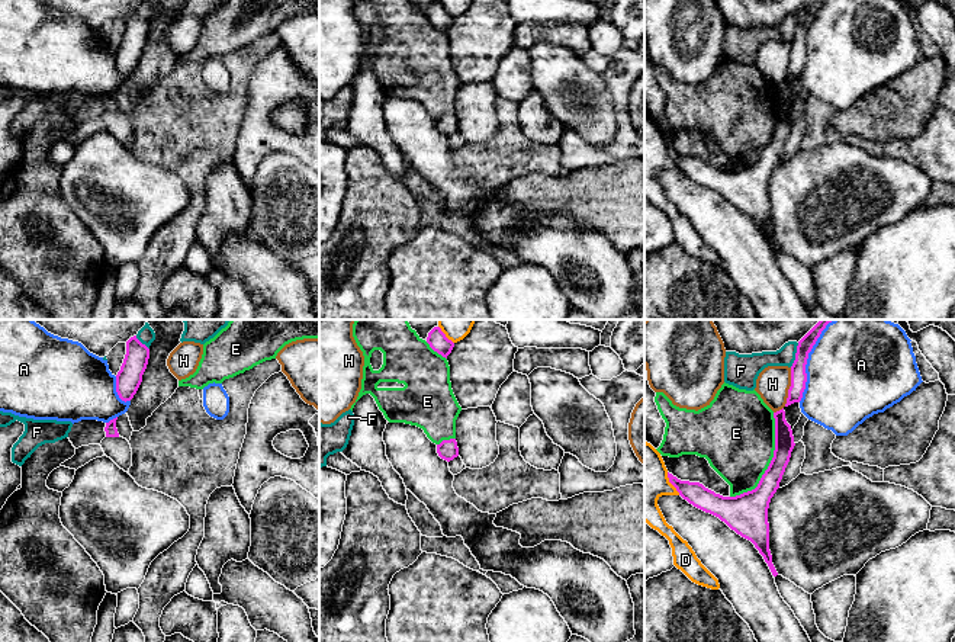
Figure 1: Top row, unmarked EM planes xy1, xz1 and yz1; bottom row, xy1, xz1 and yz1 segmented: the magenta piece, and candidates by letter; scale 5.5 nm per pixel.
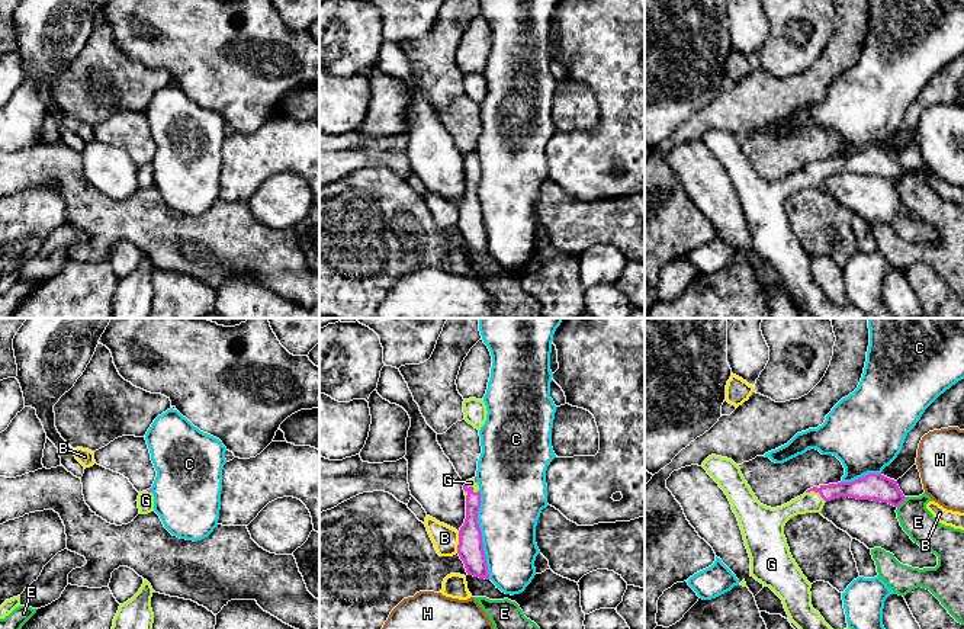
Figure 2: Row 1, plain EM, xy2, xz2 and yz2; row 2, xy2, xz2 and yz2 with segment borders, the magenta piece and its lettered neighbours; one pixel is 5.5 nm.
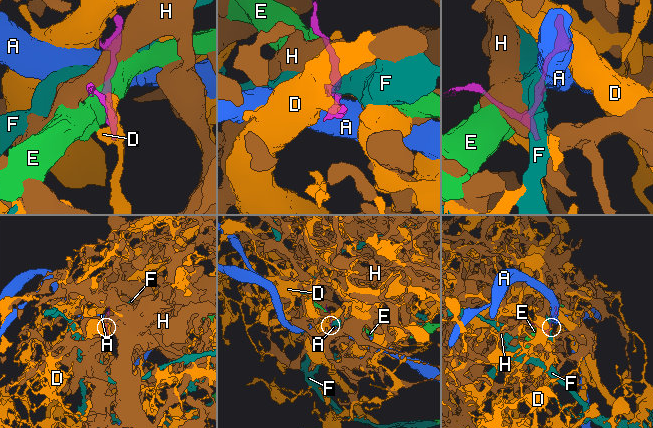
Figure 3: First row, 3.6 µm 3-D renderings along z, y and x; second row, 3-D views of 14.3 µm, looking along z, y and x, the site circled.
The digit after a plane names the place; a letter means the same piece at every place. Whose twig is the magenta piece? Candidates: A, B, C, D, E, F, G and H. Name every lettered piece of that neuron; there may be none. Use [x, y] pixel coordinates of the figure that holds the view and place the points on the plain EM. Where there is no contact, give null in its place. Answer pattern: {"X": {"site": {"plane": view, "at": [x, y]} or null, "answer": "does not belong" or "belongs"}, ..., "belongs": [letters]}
{"A": {"site": {"plane": "yz1", "at": [806, 38]}, "answer": "does not belong"}, "B": {"site": {"plane": "xz2", "at": [459, 217]}, "answer": "does not belong"}, "C": {"site": {"plane": "xz2", "at": [481, 209]}, "answer": "does not belong"}, "D": {"site": {"plane": "yz1", "at": [671, 157]}, "answer": "does not belong"}, "E": {"site": {"plane": "yz1", "at": [771, 137]}, "answer": "does not belong"}, "F": {"site": {"plane": "yz1", "at": [796, 29]}, "answer": "does not belong"}, "G": {"site": {"plane": "yz2", "at": [816, 166]}, "answer": "does not belong"}, "H": {"site": {"plane": "yz1", "at": [788, 67]}, "answer": "does not belong"}, "belongs": []}

